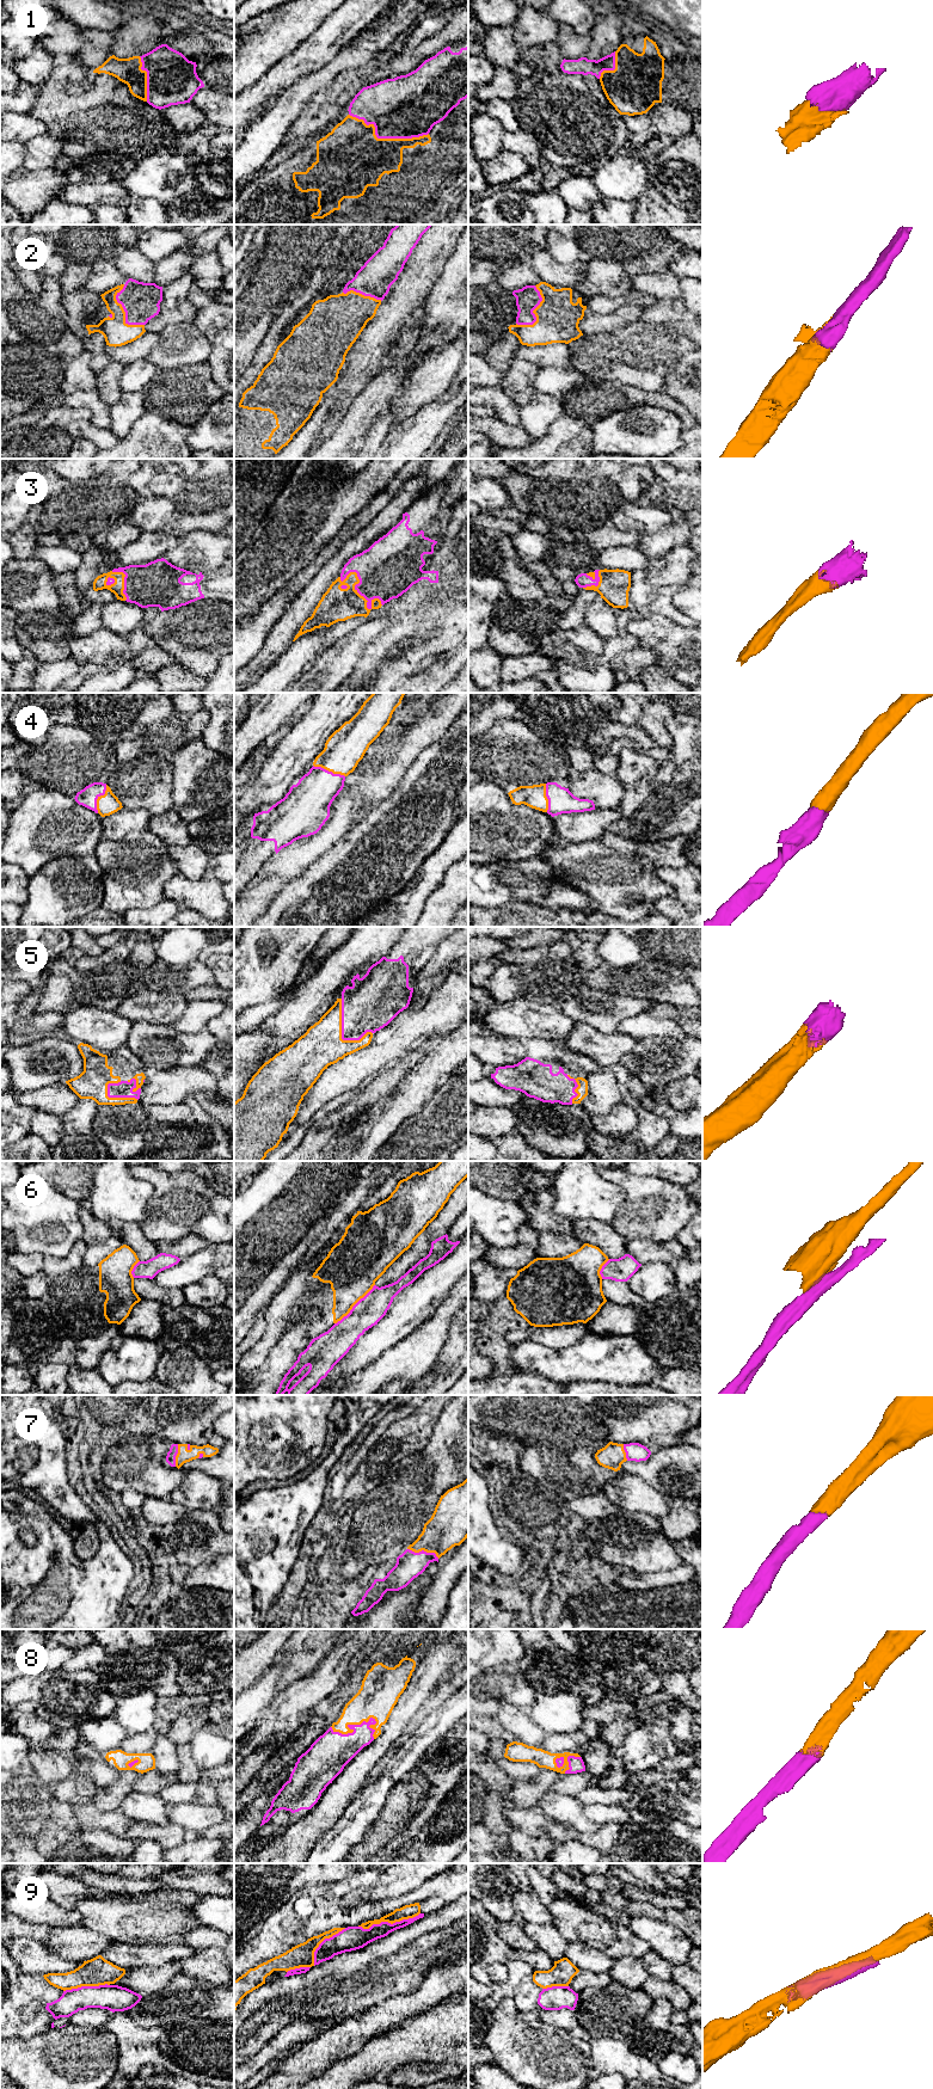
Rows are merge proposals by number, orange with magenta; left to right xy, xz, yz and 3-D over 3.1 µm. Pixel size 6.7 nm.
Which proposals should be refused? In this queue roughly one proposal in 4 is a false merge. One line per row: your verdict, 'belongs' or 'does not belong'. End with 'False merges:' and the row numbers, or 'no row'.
1: belongs
2: belongs
3: belongs
4: belongs
5: belongs
6: does not belong
7: belongs
8: belongs
9: does not belong
False merges: 6, 9

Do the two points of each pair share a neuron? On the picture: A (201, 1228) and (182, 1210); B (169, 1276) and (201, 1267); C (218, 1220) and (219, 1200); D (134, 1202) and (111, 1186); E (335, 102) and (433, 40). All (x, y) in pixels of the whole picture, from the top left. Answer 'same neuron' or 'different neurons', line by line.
A: different neurons
B: same neuron
C: same neuron
D: same neuron
E: same neuron

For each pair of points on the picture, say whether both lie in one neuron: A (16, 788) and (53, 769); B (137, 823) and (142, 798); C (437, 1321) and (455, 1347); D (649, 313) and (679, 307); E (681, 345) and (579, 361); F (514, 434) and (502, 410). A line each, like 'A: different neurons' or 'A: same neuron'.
A: different neurons
B: different neurons
C: different neurons
D: same neuron
E: same neuron
F: different neurons

